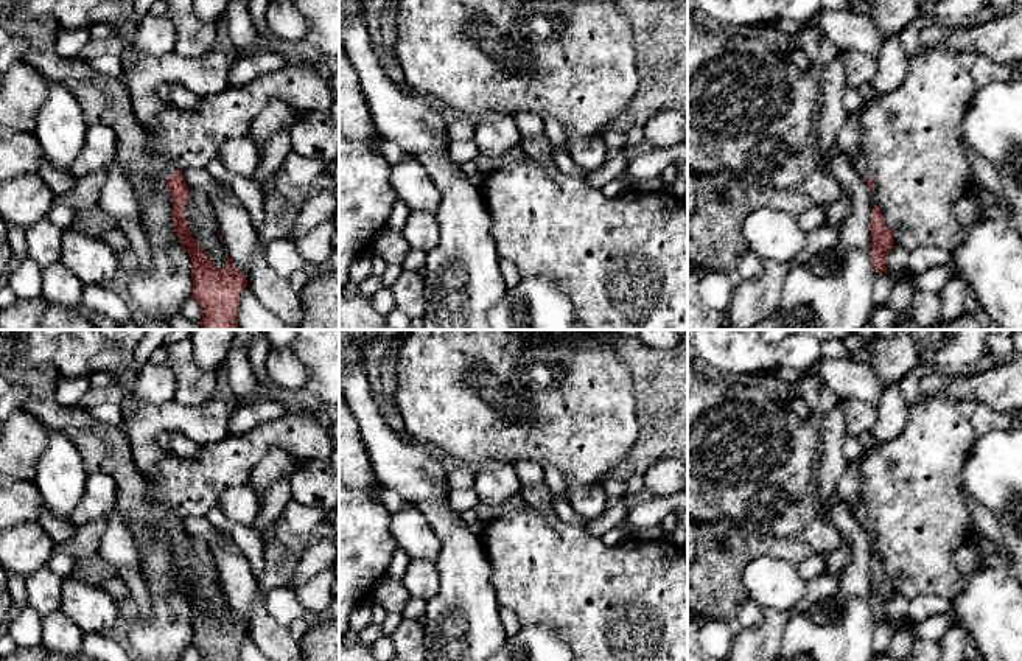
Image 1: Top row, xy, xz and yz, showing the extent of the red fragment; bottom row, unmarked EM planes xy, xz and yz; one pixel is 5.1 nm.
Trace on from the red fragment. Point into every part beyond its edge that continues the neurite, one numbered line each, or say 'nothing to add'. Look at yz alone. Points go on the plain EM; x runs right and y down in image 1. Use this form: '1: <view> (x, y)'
1: yz (860, 512)

